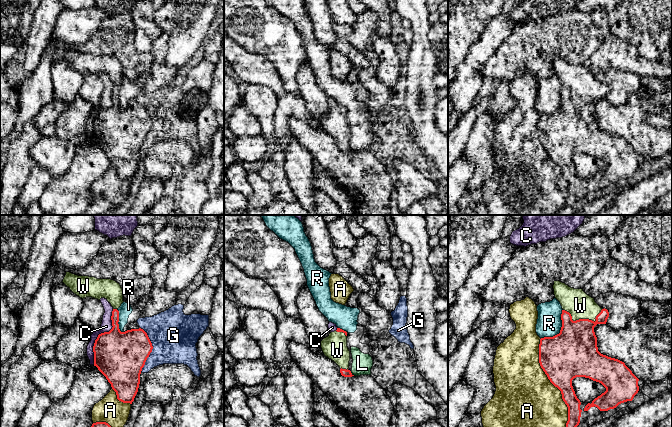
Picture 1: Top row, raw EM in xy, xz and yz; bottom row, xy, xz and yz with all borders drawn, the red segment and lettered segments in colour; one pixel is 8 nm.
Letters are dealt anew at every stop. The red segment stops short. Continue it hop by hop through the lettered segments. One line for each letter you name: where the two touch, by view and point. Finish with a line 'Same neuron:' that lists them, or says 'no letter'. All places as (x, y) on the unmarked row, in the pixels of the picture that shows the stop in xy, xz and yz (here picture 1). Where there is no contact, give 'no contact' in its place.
W: meets red in yz at (583, 95)
Same neuron: W

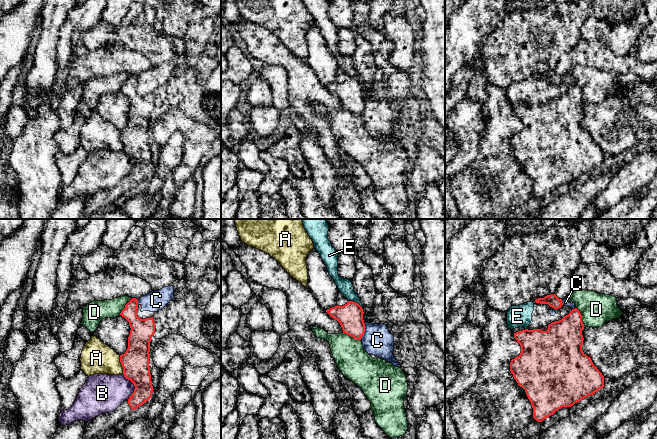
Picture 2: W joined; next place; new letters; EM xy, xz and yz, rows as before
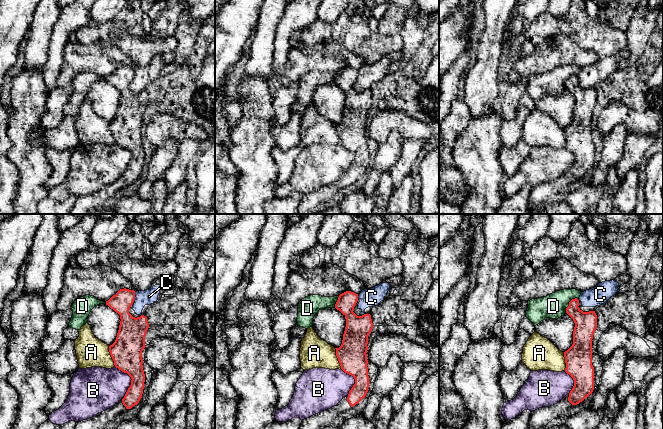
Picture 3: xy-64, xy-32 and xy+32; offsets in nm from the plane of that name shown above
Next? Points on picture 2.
Same neuron: no letter

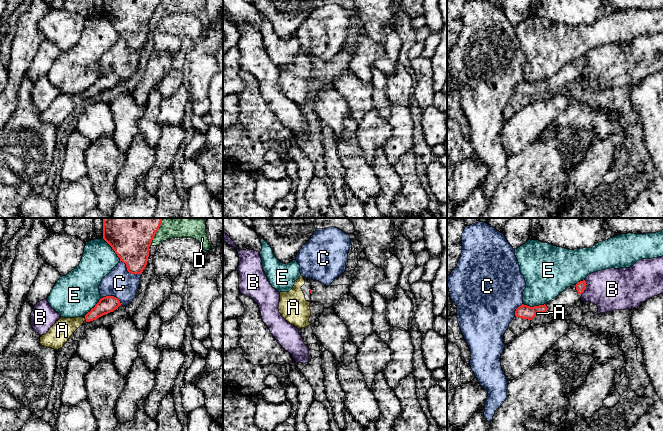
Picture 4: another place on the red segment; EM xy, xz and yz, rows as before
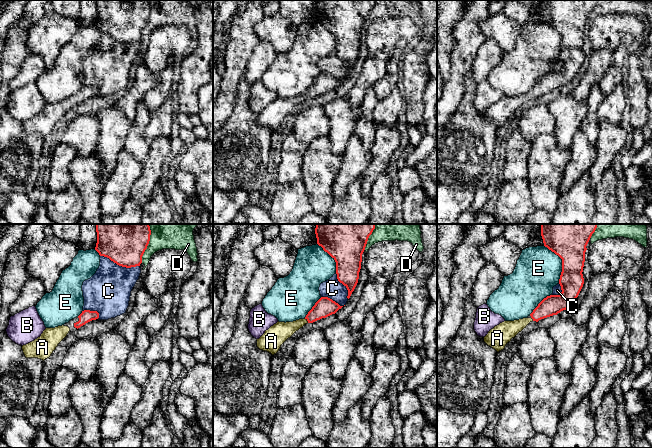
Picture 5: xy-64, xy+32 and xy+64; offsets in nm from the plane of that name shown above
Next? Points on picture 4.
A: meets red in xy at (85, 94)
Same neuron: A

